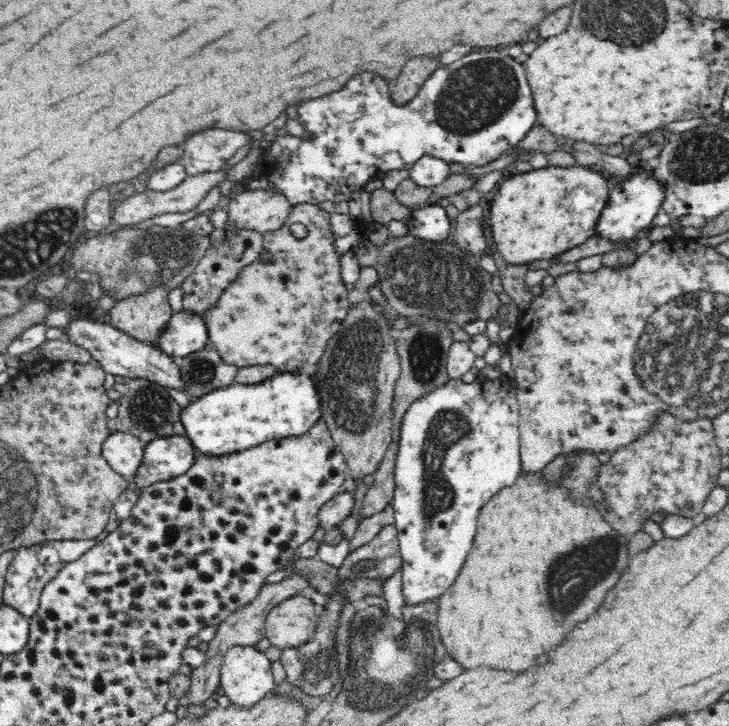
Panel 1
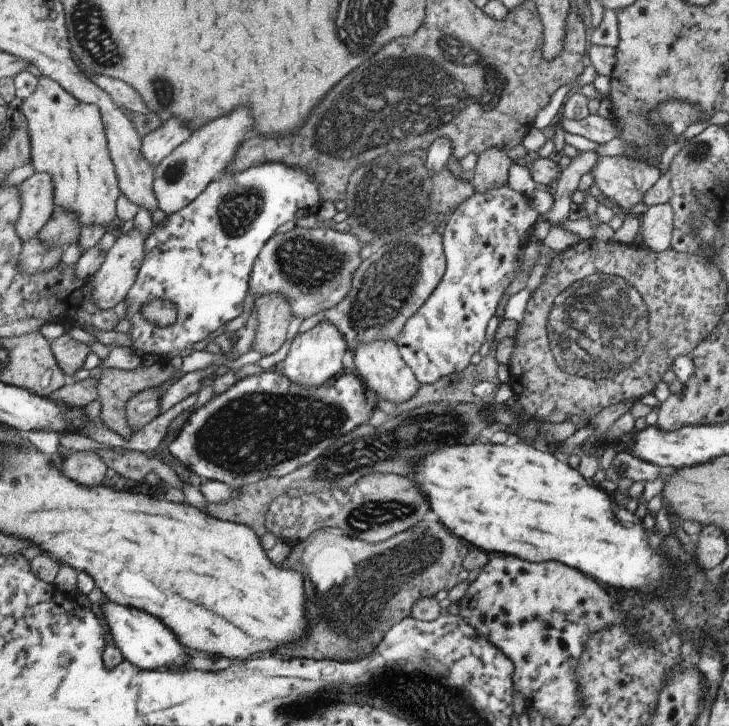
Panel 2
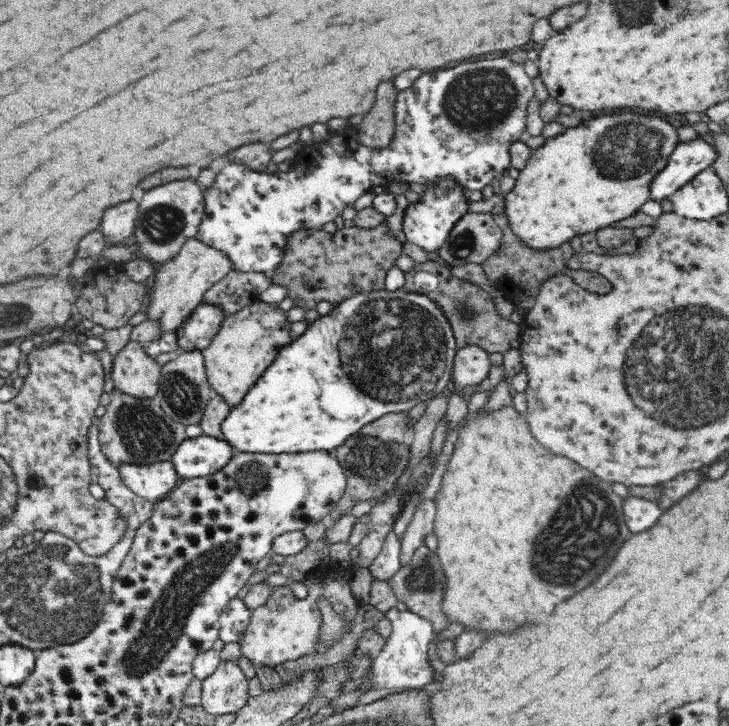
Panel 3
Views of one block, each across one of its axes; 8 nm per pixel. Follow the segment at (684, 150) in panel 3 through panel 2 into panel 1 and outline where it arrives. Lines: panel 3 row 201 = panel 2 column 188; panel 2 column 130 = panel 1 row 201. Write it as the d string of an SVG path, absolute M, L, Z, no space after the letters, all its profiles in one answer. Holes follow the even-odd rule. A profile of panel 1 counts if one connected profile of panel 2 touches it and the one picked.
M644 166L640 172L636 172L632 178L618 182L608 196L608 202L604 206L604 210L600 212L598 220L596 220L596 230L594 236L598 236L600 240L608 240L608 242L622 242L628 244L636 238L640 238L642 234L648 234L648 230L654 226L652 220L656 218L658 210L662 208L662 190L654 184L654 180L650 178L650 170Z

